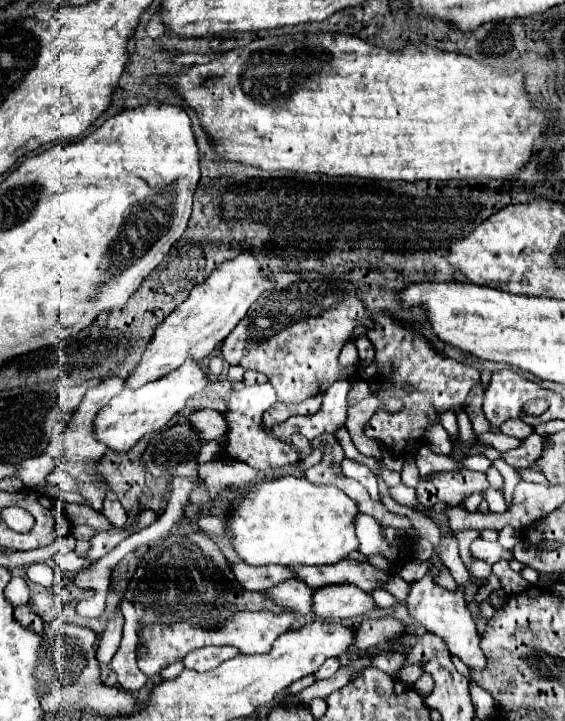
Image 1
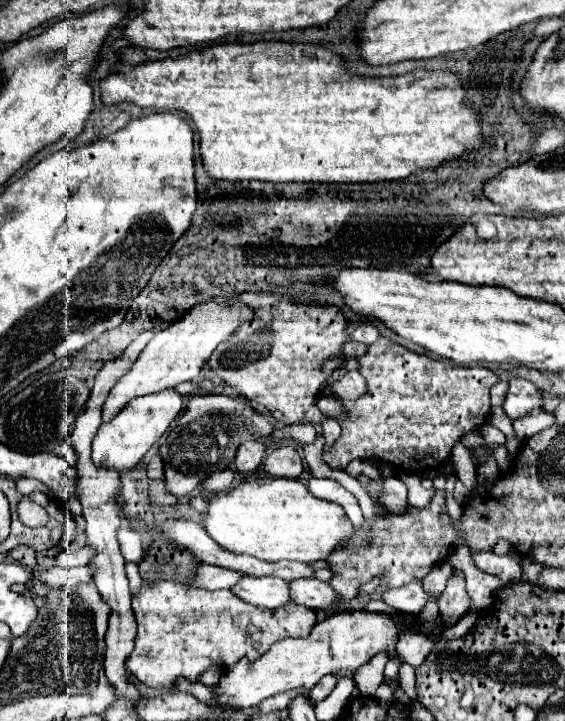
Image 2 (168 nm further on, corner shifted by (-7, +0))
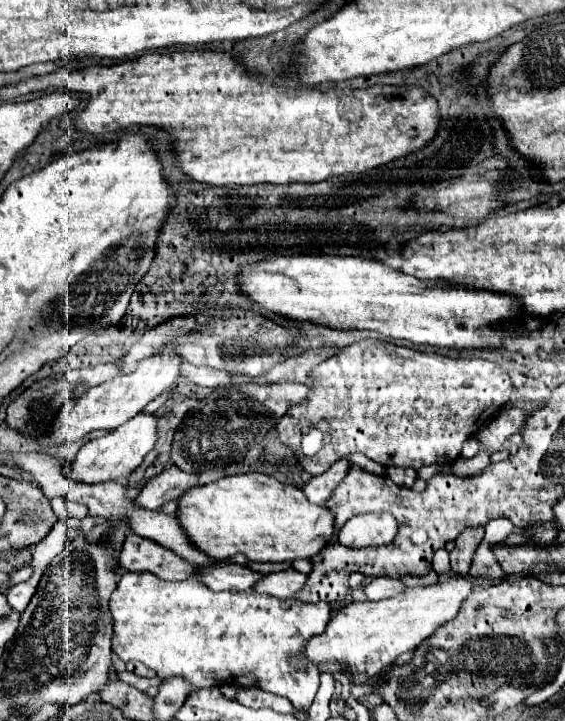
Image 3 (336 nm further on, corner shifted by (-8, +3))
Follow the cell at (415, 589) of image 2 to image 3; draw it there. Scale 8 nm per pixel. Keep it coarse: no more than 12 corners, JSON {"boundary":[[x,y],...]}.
{"boundary":[[373,577],[365,587],[369,601],[381,601],[405,591],[391,577]]}

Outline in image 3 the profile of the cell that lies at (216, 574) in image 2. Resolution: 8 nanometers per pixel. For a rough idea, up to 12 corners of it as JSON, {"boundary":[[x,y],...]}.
{"boundary":[[135,533],[119,563],[167,581],[191,579],[195,567],[173,551]]}

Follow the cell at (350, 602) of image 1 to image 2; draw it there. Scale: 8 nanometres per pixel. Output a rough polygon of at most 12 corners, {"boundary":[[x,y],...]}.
{"boundary":[[318,578],[294,580],[290,596],[312,610],[332,610],[340,594]]}

